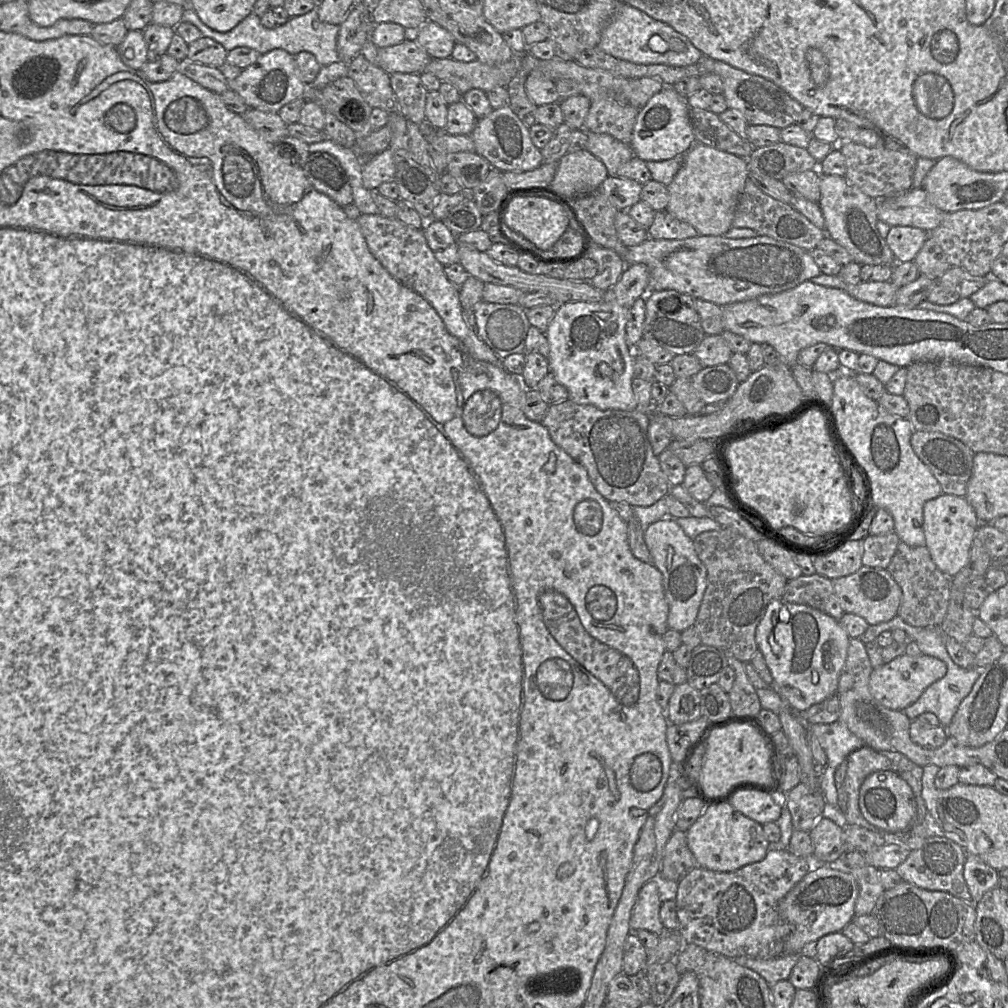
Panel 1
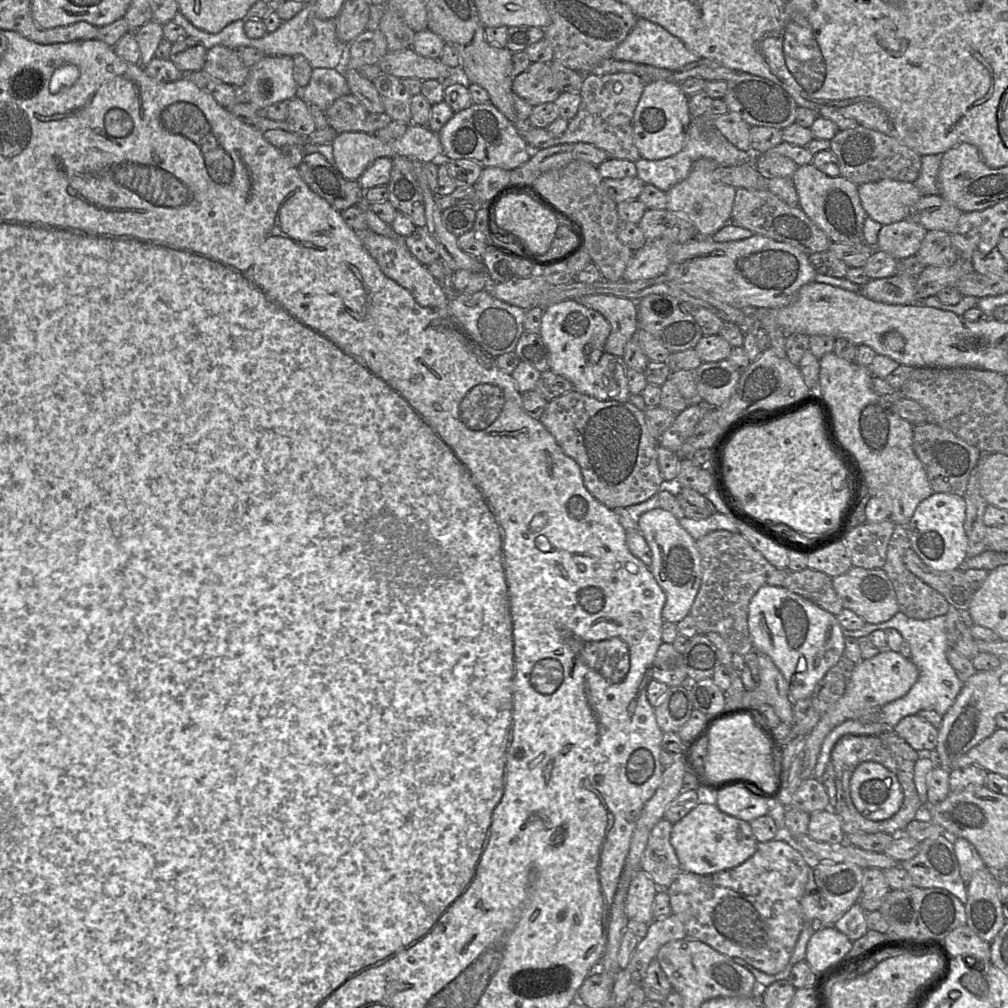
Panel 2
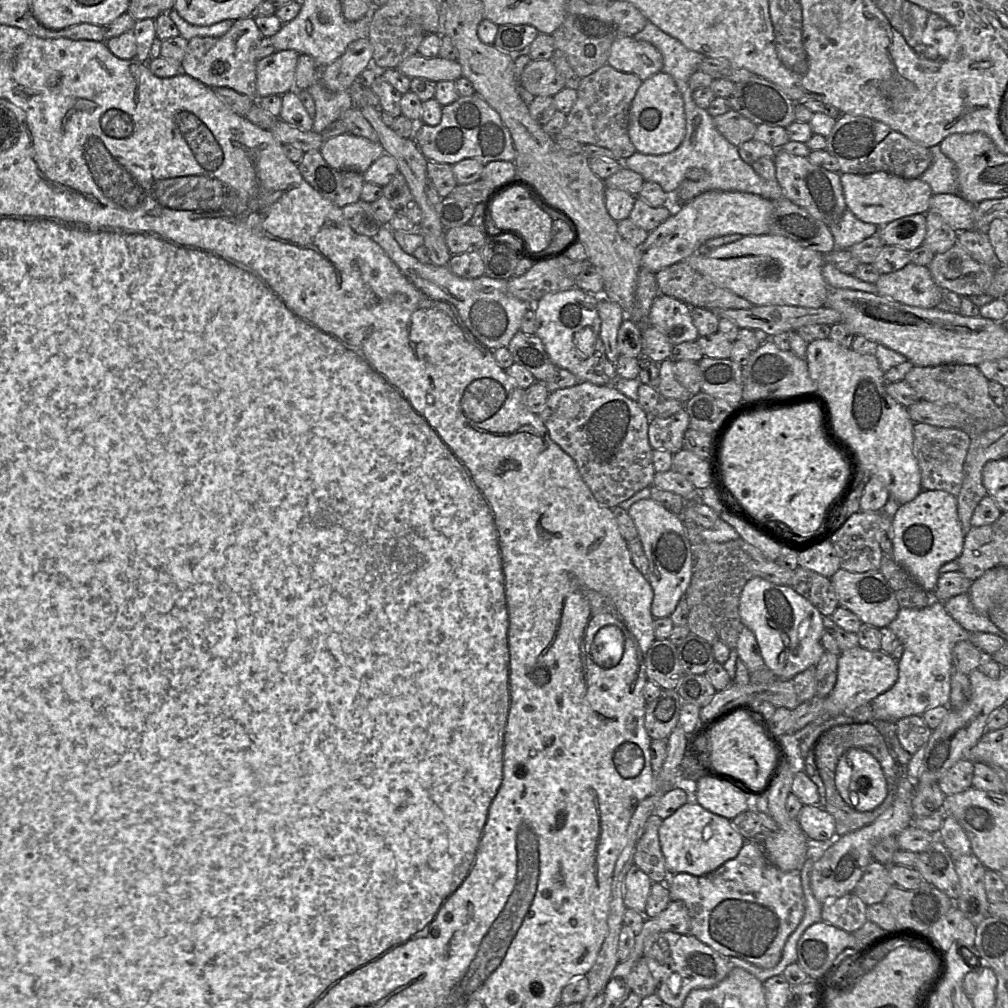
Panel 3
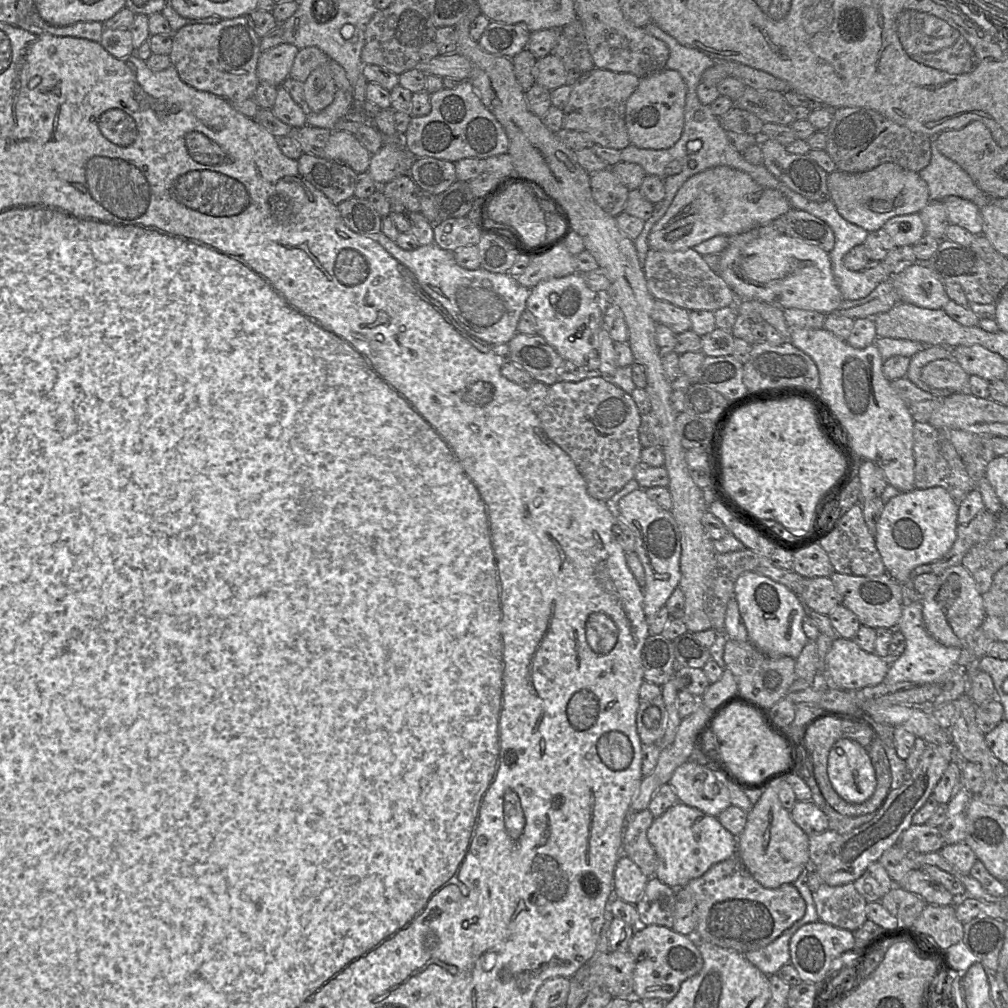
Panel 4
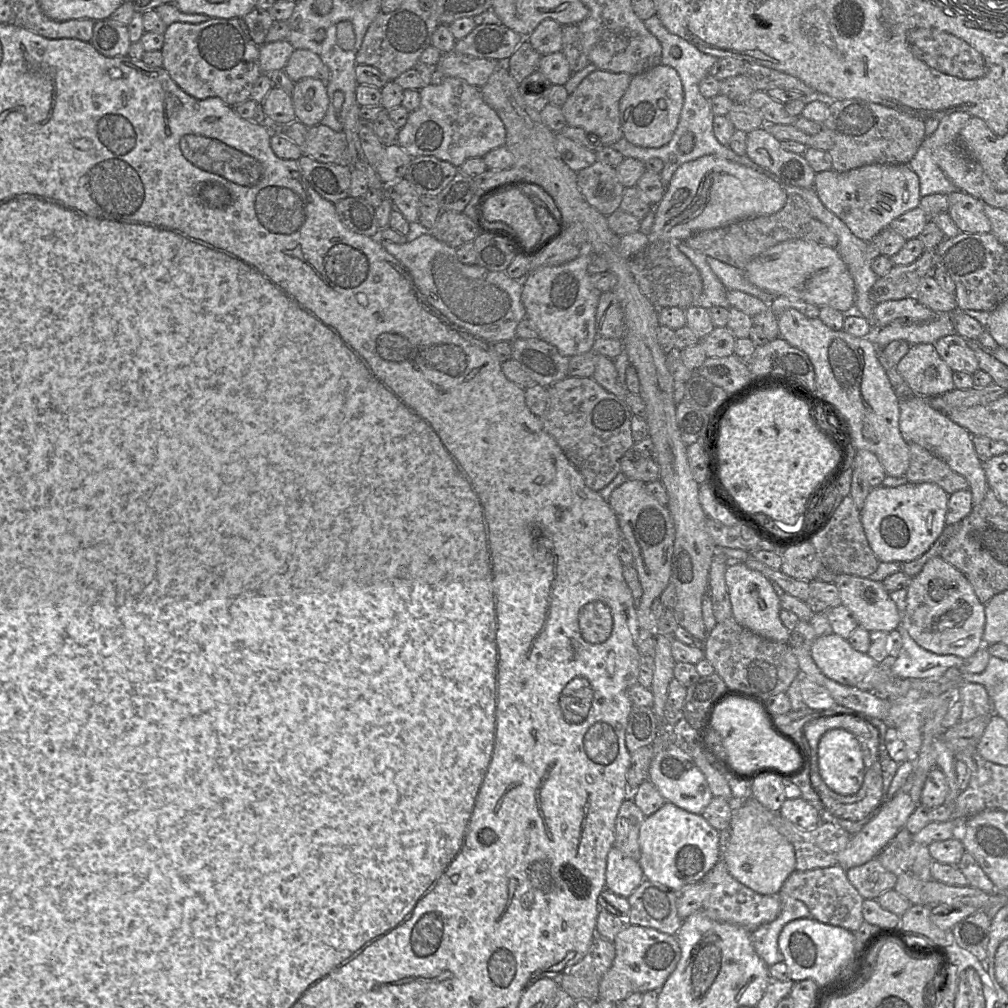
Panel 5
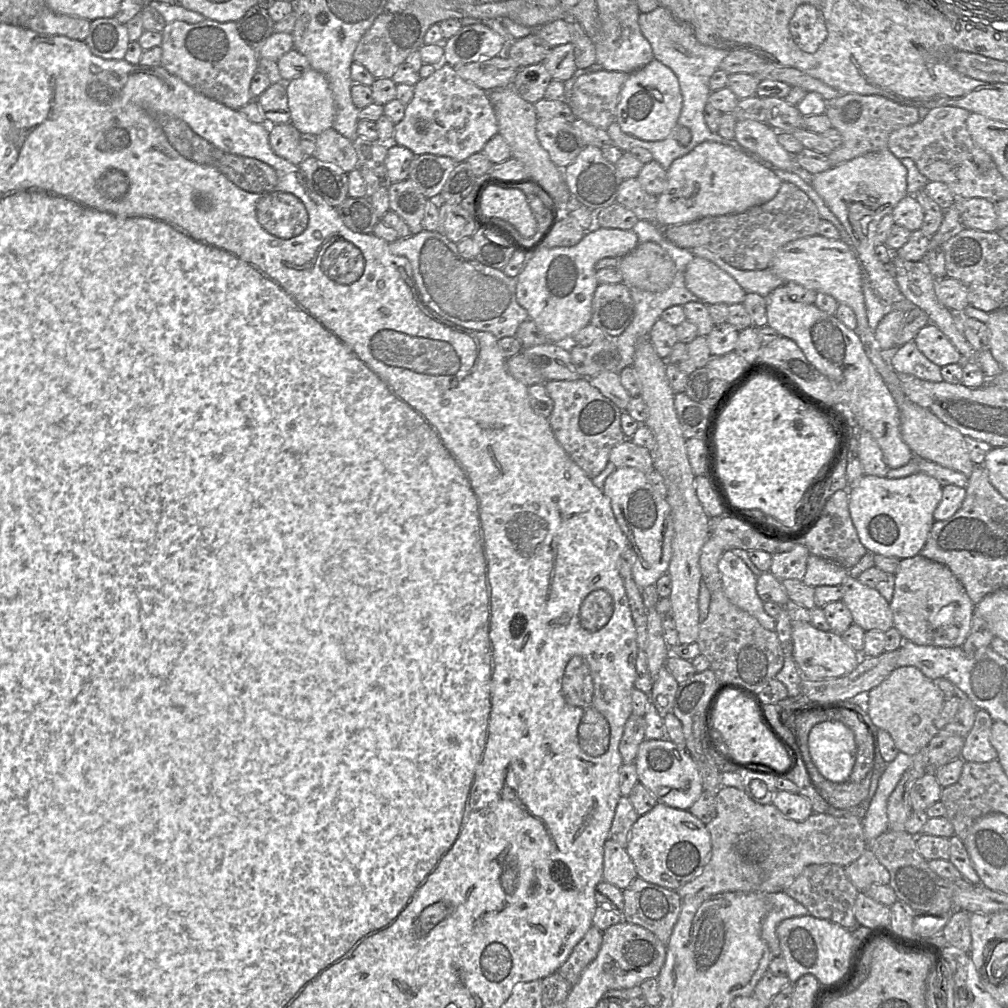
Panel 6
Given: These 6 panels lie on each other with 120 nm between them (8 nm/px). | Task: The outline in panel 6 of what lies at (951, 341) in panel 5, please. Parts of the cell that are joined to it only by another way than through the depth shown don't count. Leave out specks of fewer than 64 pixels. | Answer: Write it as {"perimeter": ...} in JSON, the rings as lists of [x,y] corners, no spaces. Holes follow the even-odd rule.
{"perimeter":[[[931,322],[918,331],[913,341],[930,361],[940,367],[963,362],[961,353],[948,337]]]}

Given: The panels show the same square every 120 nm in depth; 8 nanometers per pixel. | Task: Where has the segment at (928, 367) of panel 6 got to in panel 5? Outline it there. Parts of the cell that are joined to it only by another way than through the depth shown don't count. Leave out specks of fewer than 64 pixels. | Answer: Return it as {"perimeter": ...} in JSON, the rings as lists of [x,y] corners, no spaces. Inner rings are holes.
{"perimeter":[[[933,344],[911,345],[896,368],[909,387],[923,397],[941,395],[955,389],[954,371],[939,356]],[[931,366],[938,371],[935,378],[926,376],[926,369]]]}

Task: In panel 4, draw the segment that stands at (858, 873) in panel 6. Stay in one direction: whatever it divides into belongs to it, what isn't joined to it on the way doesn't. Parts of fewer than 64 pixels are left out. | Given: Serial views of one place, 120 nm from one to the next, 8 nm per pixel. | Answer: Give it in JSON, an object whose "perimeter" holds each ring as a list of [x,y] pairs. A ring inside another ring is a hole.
{"perimeter":[[[878,862],[871,863],[865,872],[853,882],[857,892],[867,902],[880,901],[894,883],[886,869]]]}

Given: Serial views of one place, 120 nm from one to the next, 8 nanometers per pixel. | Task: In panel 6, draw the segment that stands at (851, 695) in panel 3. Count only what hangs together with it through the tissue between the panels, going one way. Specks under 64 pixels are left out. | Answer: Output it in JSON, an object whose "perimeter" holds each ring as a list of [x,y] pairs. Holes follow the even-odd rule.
{"perimeter":[[[792,622],[793,659],[802,675],[811,680],[837,678],[852,672],[861,660],[861,655],[846,644],[841,635],[821,631],[811,623]]]}

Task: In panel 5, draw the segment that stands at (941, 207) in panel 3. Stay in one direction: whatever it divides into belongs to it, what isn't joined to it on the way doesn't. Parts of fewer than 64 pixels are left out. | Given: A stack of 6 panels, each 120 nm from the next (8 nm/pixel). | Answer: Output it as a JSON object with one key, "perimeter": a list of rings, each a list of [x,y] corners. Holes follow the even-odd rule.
{"perimeter":[[[955,191],[947,196],[948,213],[962,232],[991,232],[983,201],[962,191]]]}

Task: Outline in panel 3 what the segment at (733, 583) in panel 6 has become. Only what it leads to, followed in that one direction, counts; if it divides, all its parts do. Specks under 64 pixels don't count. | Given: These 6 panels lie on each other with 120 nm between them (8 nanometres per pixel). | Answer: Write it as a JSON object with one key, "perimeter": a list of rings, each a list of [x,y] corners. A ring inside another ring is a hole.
{"perimeter":[[[753,577],[741,592],[739,616],[742,624],[753,632],[766,666],[778,679],[792,680],[798,673],[814,667],[825,651],[821,644],[825,630],[823,615],[790,586]]]}

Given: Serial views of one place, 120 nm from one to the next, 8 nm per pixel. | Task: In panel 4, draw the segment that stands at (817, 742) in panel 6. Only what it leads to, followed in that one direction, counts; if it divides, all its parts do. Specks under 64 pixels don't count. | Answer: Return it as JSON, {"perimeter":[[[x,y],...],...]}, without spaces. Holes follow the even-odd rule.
{"perimeter":[[[840,739],[832,746],[827,771],[834,790],[848,802],[863,803],[875,792],[877,778],[871,758],[852,739]]]}

